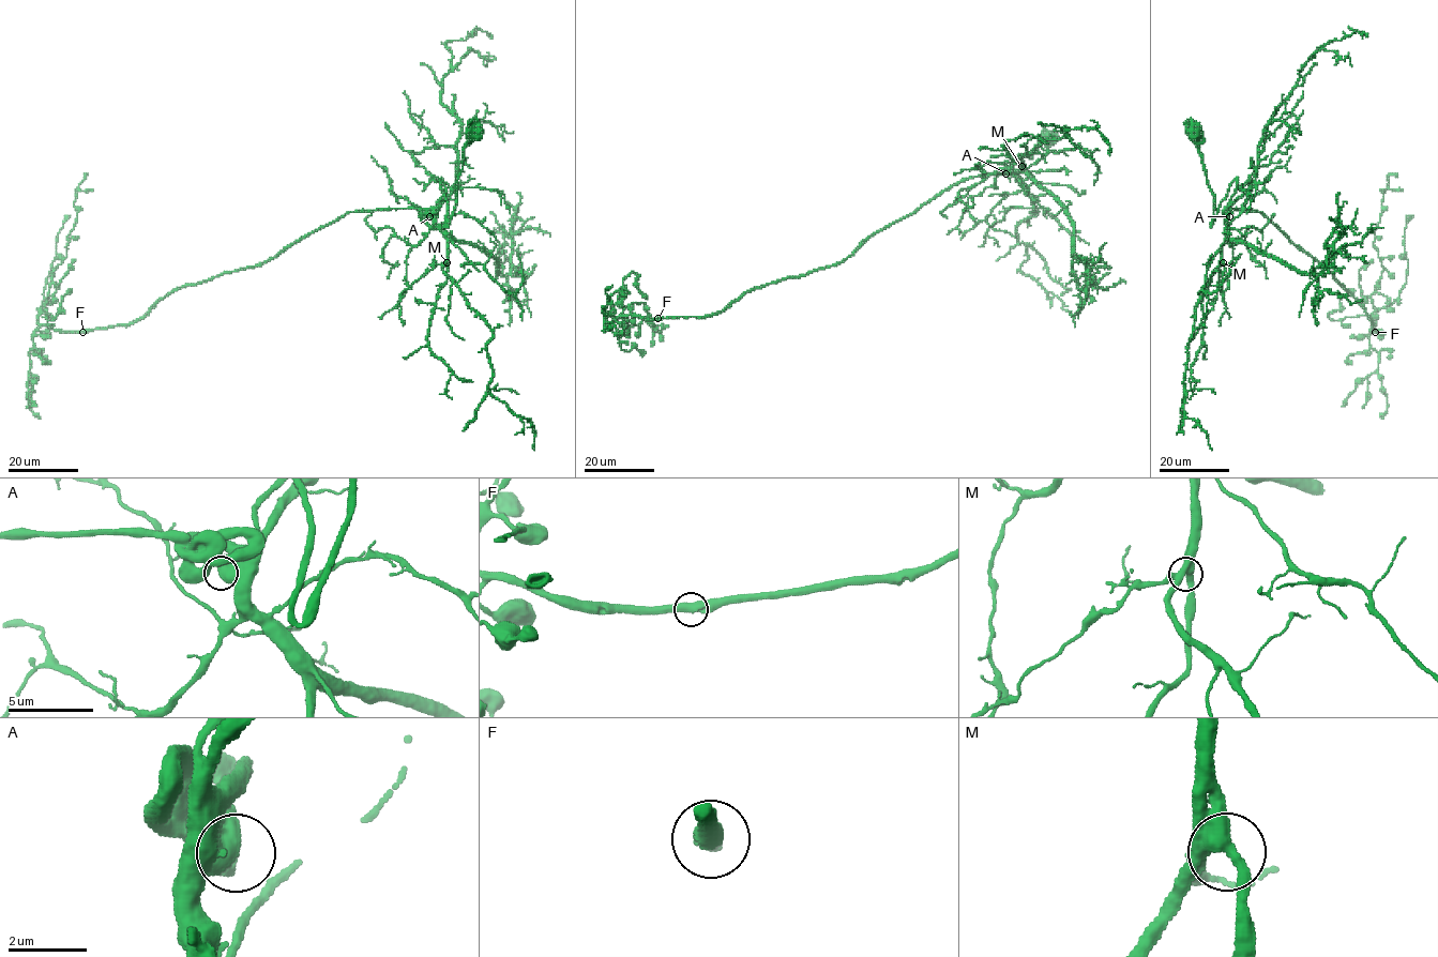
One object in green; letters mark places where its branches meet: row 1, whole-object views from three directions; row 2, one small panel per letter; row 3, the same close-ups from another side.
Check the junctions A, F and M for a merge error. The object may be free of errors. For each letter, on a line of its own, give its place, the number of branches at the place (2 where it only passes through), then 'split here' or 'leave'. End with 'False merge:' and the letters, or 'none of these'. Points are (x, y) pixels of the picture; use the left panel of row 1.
A: (429, 216) | 2 | leave
F: (82, 332) | 2 | leave
M: (447, 262) | 3 | leave
False merge: none of these

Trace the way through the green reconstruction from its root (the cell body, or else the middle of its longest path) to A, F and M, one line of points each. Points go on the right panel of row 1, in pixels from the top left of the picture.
A: (1194, 131), (1214, 197), (1211, 226), (1229, 184), (1236, 180), (1236, 192), (1227, 206), (1229, 216)
F: (1194, 131), (1214, 197), (1211, 226), (1236, 180), (1227, 210), (1265, 215), (1332, 273), (1367, 313), (1375, 331)
M: (1194, 131), (1214, 197), (1211, 226), (1229, 184), (1237, 181), (1227, 206), (1223, 262)

